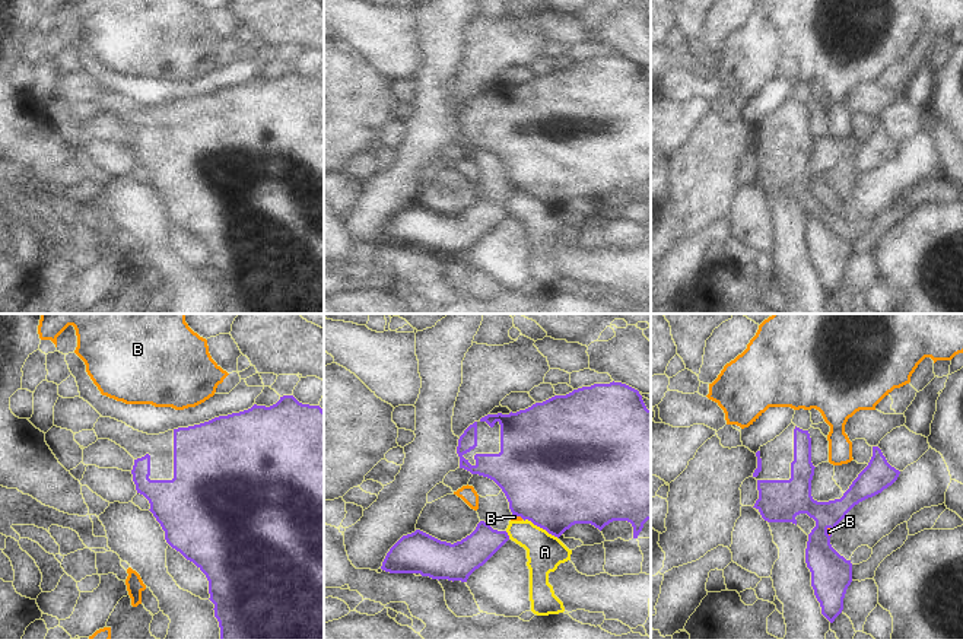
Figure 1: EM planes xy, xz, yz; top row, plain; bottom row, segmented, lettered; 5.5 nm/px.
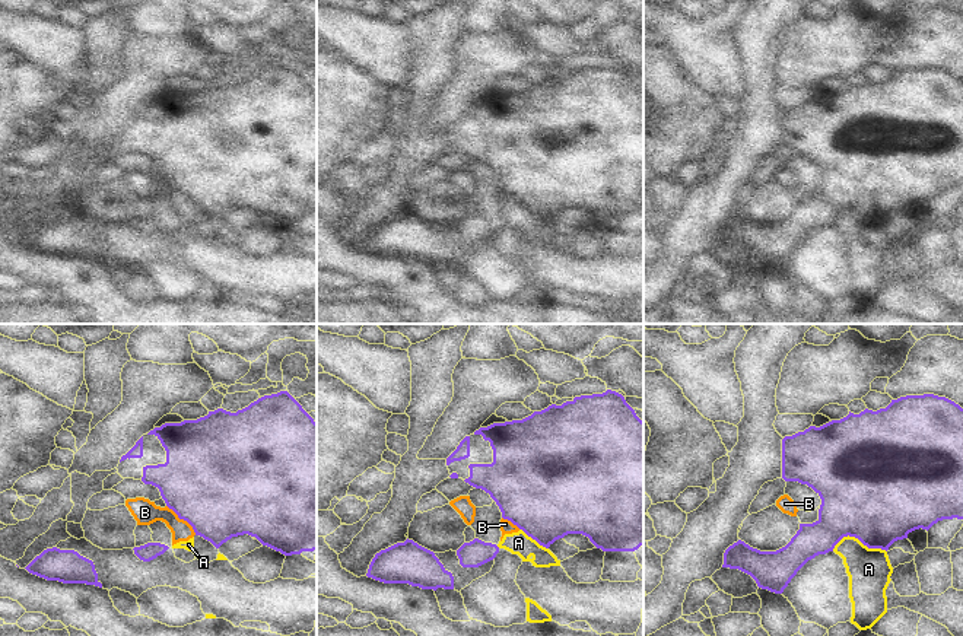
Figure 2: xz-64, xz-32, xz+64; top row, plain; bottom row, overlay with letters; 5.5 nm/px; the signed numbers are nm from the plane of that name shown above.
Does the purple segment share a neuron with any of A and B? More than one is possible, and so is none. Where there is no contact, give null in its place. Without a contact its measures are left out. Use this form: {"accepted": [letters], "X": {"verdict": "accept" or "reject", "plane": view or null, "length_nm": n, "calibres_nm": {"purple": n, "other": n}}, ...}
{"accepted": [], "A": {"verdict": "reject", "plane": "xz", "length_nm": 240, "calibres_nm": {"purple": 480, "other": 200}}, "B": {"verdict": "reject", "plane": "yz", "length_nm": 60, "calibres_nm": {"purple": 220, "other": 20}}}

